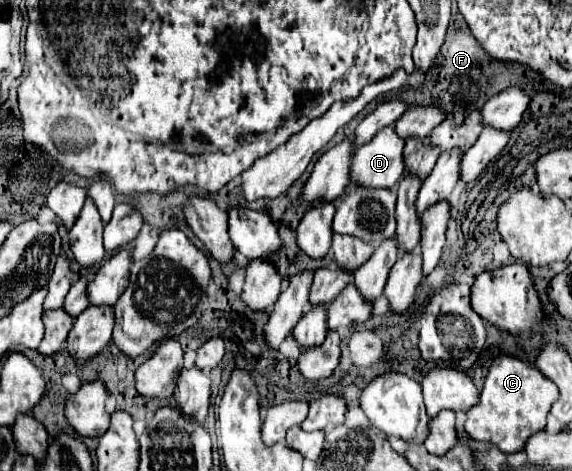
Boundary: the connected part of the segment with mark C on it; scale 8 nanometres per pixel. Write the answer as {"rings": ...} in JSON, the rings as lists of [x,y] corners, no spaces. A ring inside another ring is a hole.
{"rings":[[[500,355],[488,369],[480,401],[468,411],[464,429],[476,441],[496,443],[498,449],[504,453],[522,451],[524,441],[544,429],[546,415],[556,397],[556,385],[552,385],[552,381],[548,381],[548,377],[544,377],[544,373],[540,373],[534,365],[518,357]]]}

